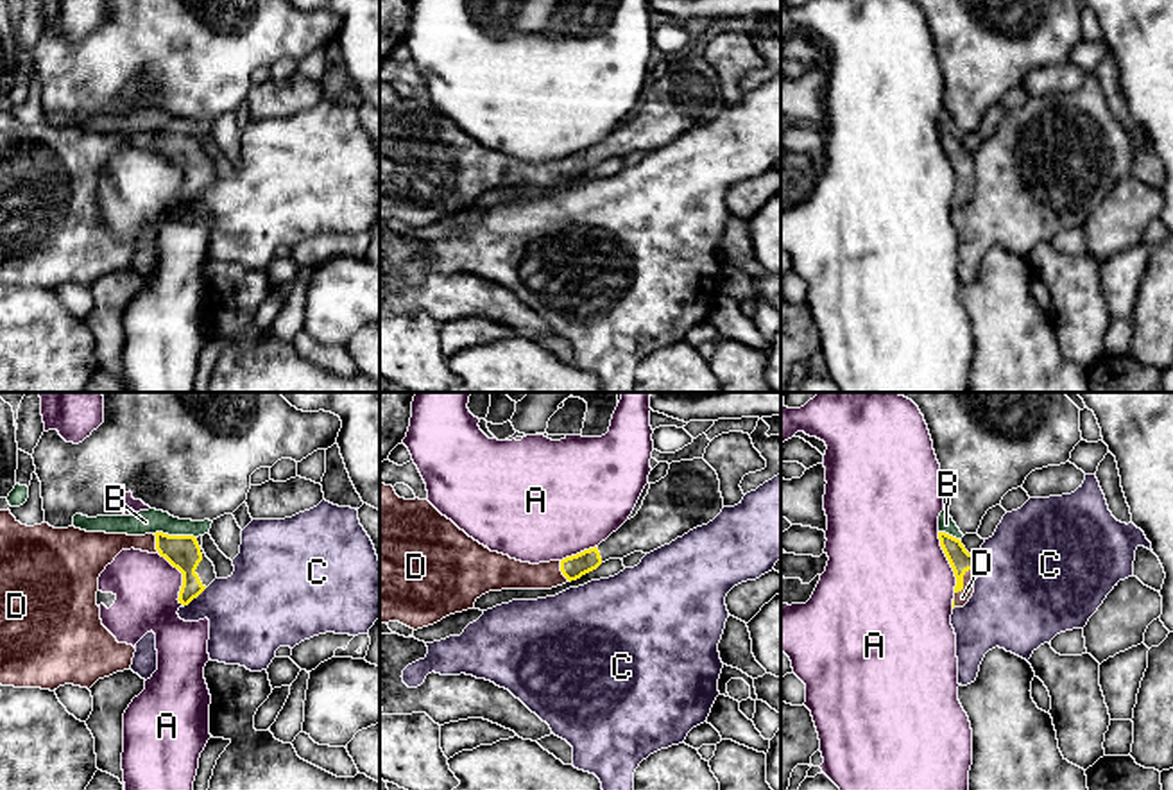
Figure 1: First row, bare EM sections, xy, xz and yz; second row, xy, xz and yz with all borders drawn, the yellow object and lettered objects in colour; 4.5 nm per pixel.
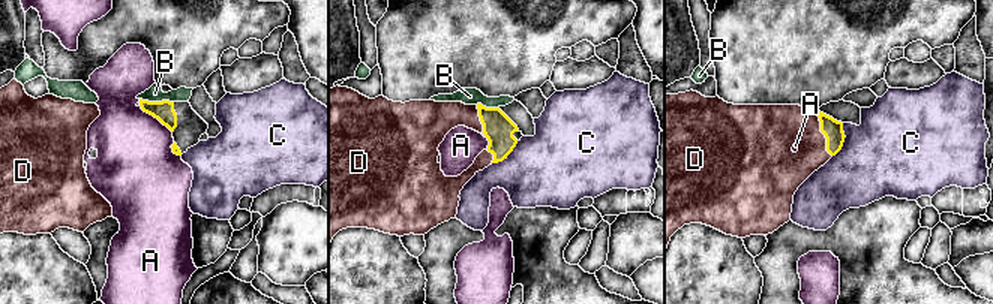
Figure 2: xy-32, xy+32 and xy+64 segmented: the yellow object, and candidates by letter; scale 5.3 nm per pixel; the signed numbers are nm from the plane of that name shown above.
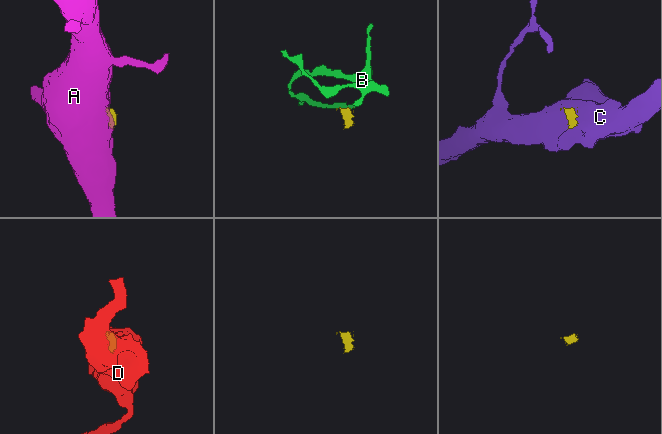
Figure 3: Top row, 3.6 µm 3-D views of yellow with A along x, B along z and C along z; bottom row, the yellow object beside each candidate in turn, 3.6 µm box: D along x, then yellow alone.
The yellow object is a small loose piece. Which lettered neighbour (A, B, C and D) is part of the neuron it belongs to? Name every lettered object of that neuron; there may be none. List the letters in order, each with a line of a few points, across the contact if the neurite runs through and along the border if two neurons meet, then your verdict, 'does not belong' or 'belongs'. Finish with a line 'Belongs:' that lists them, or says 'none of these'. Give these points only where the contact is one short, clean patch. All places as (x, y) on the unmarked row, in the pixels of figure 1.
A: yz (937, 131), (939, 144), (955, 176), (955, 190) | does not belong
B: xy (154, 131), (192, 133), (196, 137) | does not belong
C: xy (206, 187), (185, 205) | does not belong
D: yz (960, 158), (962, 180), (962, 196) | belongs
Belongs: D

